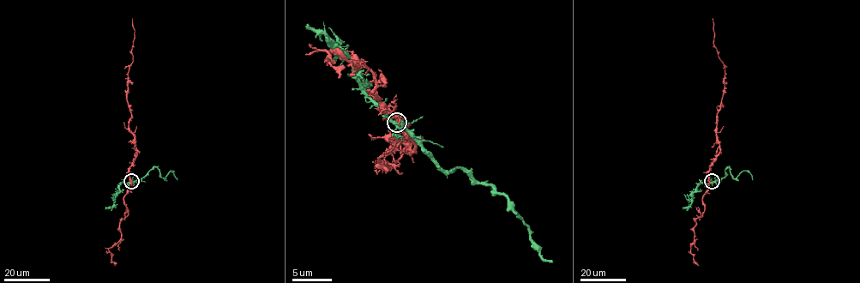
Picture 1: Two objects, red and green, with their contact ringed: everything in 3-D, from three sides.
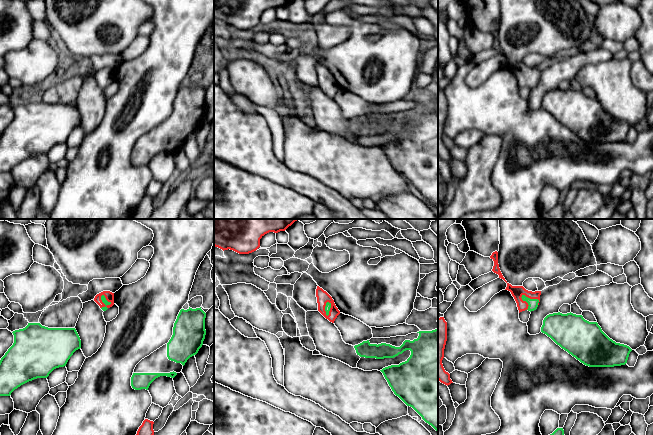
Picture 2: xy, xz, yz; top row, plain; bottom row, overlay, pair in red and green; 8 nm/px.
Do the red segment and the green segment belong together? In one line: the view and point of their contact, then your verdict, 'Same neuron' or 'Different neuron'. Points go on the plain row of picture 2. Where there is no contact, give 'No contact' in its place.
Touches red at yz (530, 74). Different neuron

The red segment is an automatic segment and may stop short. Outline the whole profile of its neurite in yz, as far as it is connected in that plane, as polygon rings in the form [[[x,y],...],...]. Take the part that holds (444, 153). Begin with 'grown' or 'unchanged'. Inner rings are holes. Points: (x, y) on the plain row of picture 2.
unchanged; [[[440,93],[438,94],[438,156],[448,162],[453,158],[450,155],[450,150],[445,147],[442,140],[446,117],[447,98],[445,97],[444,93]]]

